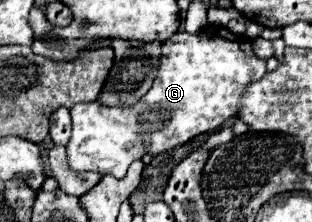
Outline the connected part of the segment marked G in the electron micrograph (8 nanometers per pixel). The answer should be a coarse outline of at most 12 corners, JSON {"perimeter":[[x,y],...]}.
{"perimeter":[[176,32],[134,106],[70,110],[70,168],[124,178],[234,118],[252,40]]}

